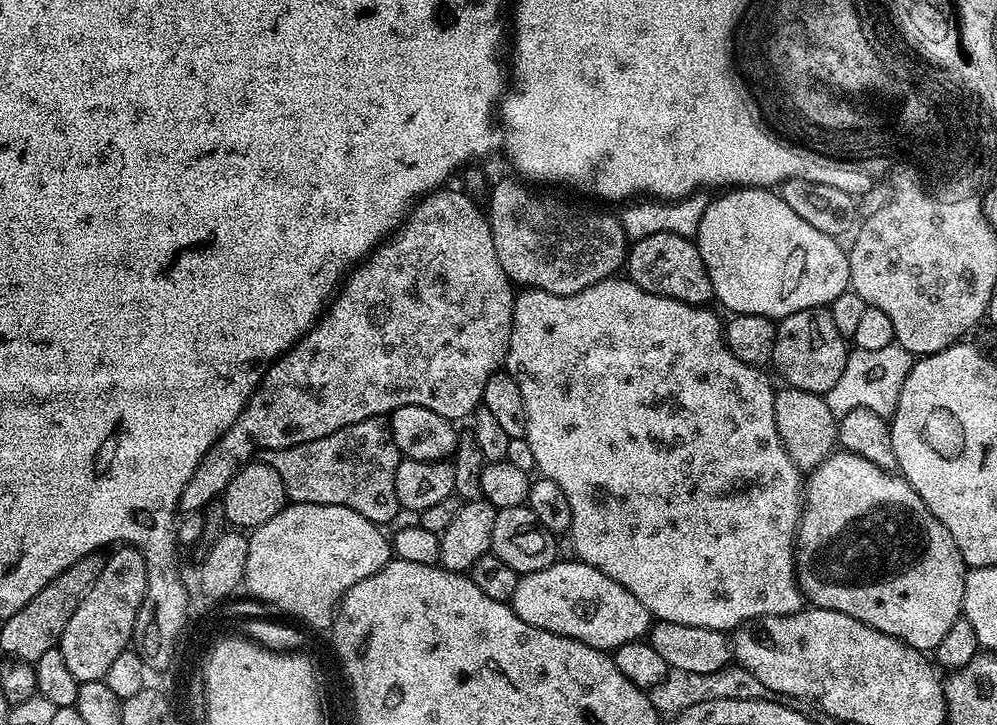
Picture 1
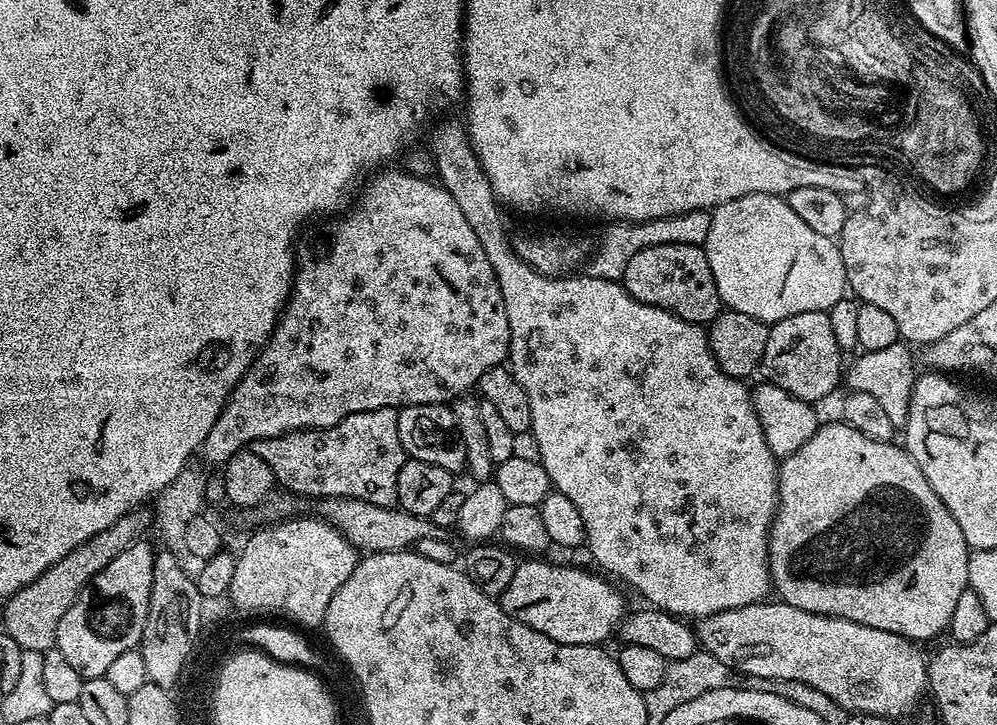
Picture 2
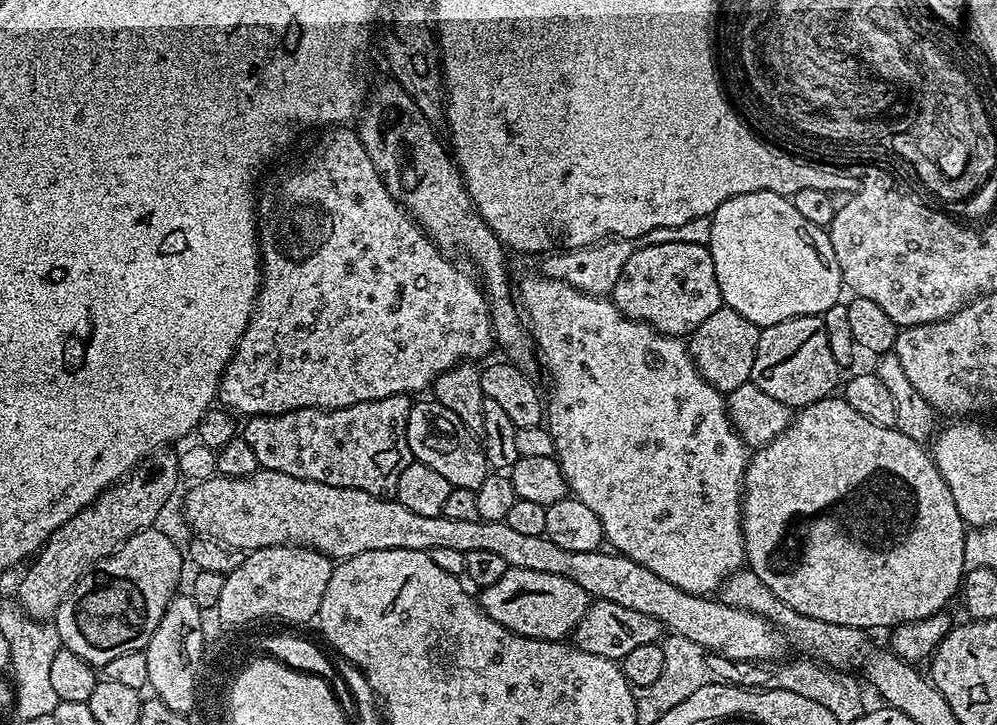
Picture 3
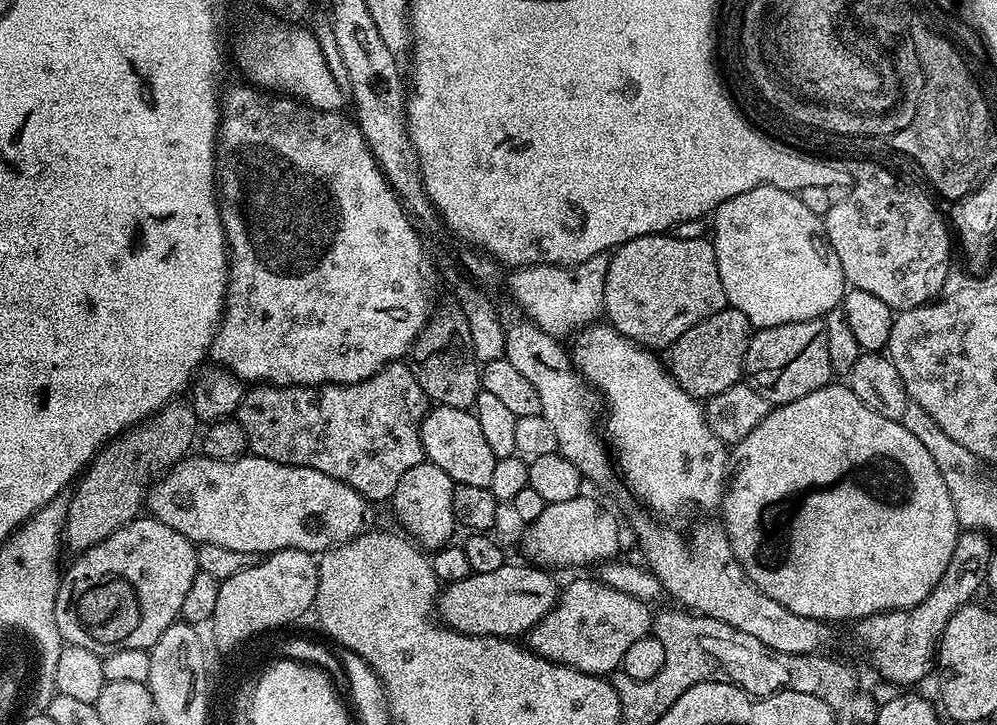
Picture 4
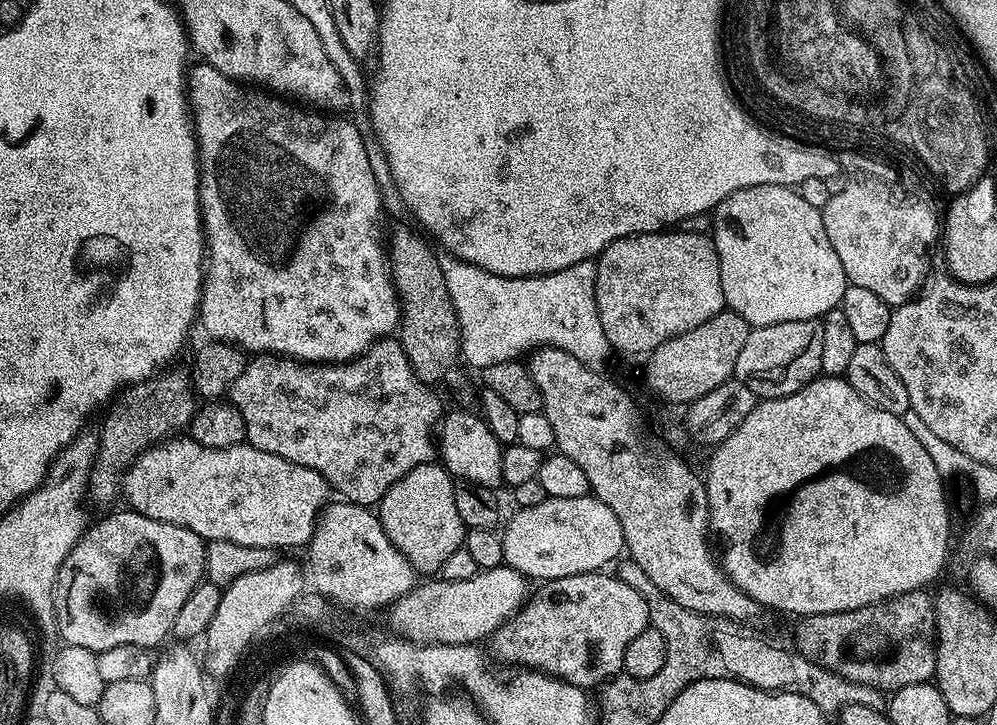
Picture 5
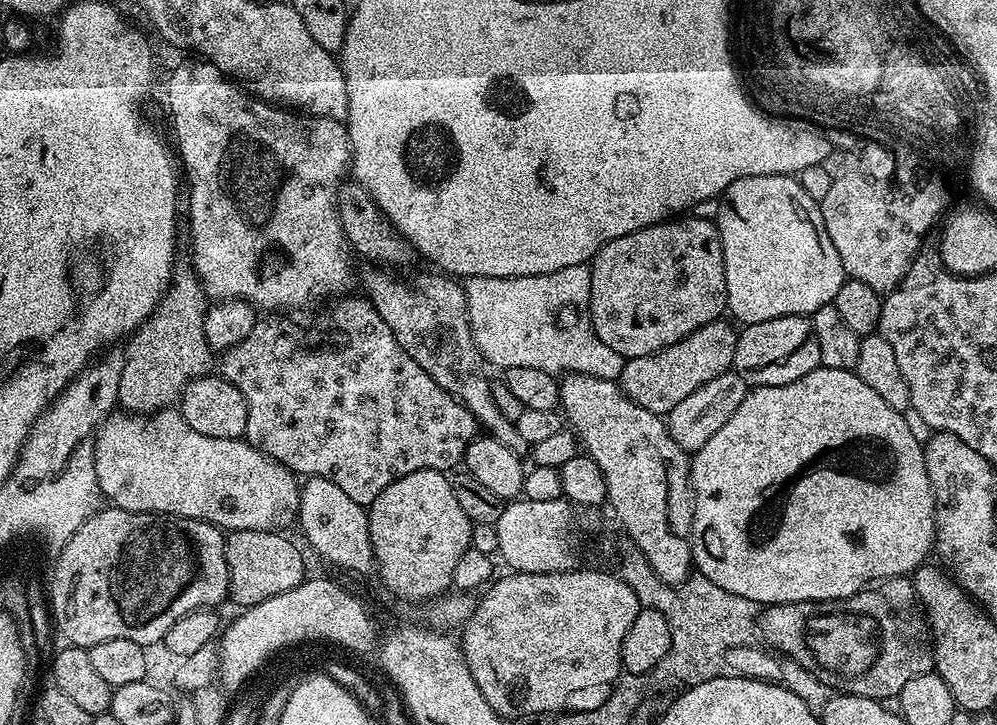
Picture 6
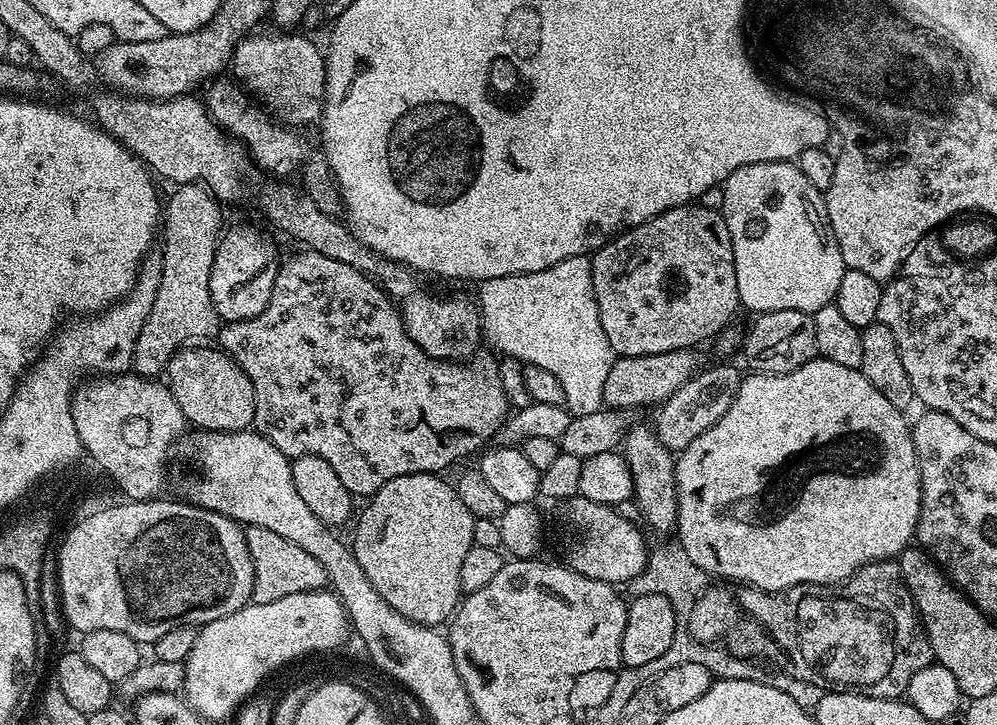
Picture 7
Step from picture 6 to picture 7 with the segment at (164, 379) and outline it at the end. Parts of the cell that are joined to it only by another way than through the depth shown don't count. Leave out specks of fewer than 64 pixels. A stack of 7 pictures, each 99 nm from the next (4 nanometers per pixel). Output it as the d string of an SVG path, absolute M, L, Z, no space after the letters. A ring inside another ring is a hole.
M203 183L181 184L175 189L176 194L166 202L166 217L162 222L162 238L164 236L164 256L160 268L160 286L154 298L154 306L150 306L150 314L146 314L146 322L142 322L142 330L138 330L138 342L134 350L132 368L135 375L156 378L167 369L172 355L180 351L189 342L204 342L207 336L215 337L222 327L222 321L216 313L210 294L210 274L218 241L222 236L220 230L221 201Z

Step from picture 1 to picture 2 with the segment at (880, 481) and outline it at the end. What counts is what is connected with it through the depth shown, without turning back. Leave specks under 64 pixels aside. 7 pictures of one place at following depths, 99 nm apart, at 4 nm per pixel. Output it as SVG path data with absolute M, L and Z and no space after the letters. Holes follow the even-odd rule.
M846 422L840 424L821 423L816 433L789 456L779 461L780 495L776 516L772 519L772 528L768 531L768 569L772 575L772 586L783 603L798 606L798 610L810 610L810 614L837 616L850 622L858 622L862 626L874 626L874 630L890 630L890 634L905 636L907 640L921 642L932 640L941 631L947 629L950 618L954 614L954 606L961 594L969 591L968 558L970 549L966 538L962 538L962 529L954 522L954 514L946 510L942 498L934 494L926 476L904 451L899 443L887 440L875 440Z

